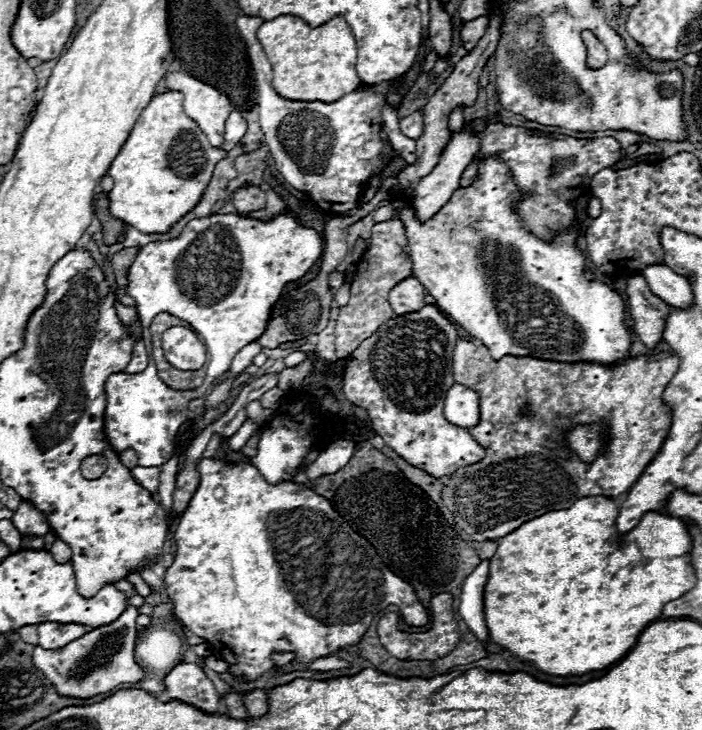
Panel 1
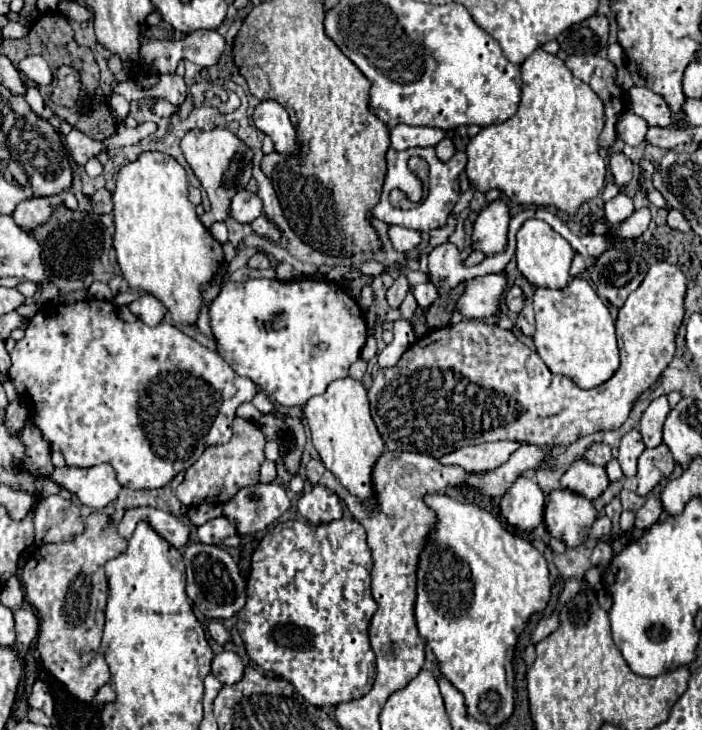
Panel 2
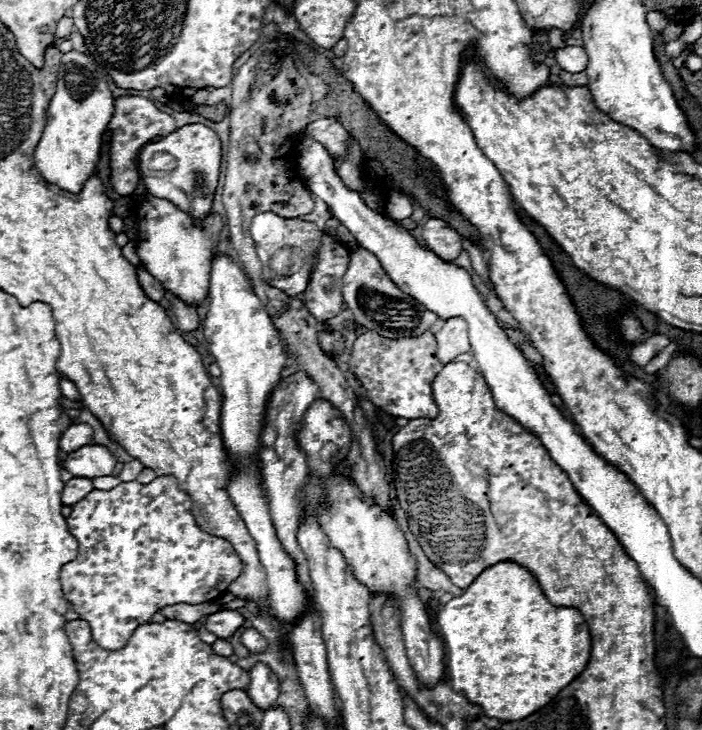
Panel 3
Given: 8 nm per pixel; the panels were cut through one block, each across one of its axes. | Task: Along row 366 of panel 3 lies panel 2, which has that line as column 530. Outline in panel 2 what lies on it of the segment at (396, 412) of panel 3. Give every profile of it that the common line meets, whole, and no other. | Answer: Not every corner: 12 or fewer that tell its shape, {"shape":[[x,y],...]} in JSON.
{"shape":[[650,266],[582,390],[510,330],[432,330],[370,390],[388,450],[570,446],[670,364],[686,278]]}

